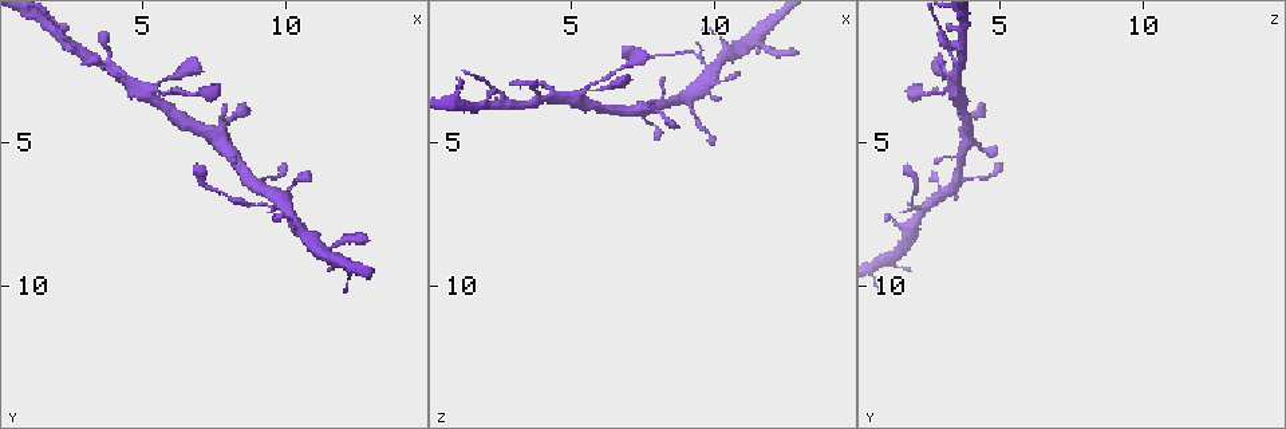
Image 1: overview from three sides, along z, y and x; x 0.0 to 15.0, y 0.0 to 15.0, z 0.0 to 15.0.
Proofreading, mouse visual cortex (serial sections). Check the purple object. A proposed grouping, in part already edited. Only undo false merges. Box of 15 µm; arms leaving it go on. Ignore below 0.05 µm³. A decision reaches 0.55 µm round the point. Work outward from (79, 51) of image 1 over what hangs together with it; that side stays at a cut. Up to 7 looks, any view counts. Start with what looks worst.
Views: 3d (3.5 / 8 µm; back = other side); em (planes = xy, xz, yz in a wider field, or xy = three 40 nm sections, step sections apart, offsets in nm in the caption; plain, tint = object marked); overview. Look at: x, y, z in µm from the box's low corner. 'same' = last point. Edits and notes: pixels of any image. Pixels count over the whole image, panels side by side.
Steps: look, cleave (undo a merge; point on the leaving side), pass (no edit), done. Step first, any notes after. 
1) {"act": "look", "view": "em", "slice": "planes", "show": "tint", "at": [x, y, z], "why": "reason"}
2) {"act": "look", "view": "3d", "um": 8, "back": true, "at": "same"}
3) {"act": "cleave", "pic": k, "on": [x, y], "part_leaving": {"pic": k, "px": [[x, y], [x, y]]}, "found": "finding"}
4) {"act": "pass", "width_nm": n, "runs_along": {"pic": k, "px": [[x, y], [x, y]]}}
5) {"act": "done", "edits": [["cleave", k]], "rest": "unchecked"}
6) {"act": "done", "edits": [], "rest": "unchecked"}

{"act": "look", "view": "3d", "um": 3.5, "at": [4.1, 2.6, 3.4], "why": "sudden change in width"}

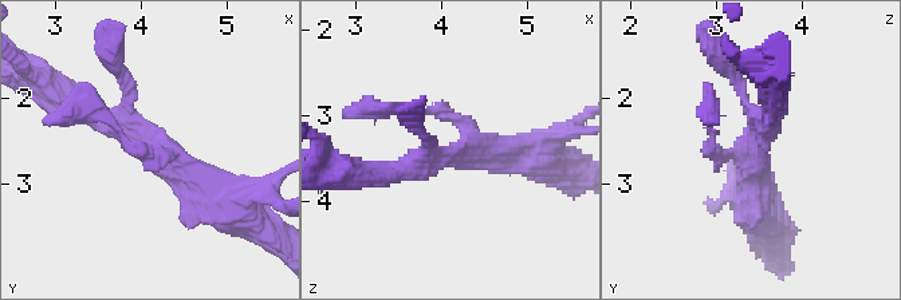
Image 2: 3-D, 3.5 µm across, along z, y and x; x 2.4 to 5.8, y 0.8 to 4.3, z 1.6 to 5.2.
{"act": "look", "view": "em", "slice": "xy", "step": 2, "show": "tint", "at": [4.20, 2.65, 3.50]}

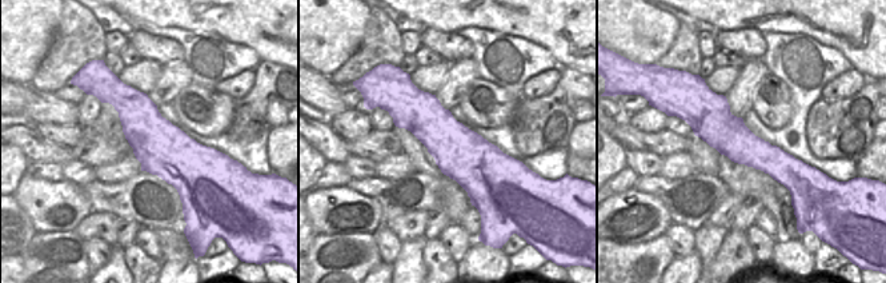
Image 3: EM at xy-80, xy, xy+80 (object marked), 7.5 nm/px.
{"act": "pass", "runs_along": {"pic": 2, "px": [[85, 110], [232, 200]]}, "found": "one cell here"}

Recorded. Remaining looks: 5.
{"act": "look", "view": "3d", "um": 3.5, "at": [7.3, 4.7, 3.9]}

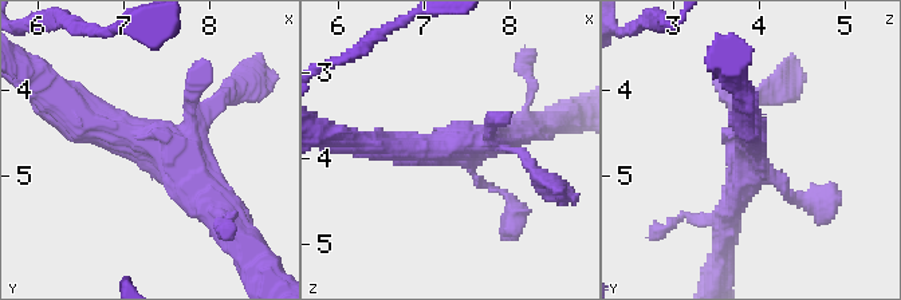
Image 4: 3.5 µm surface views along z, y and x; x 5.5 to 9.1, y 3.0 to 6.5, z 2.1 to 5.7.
{"act": "look", "view": "em", "slice": "xy", "step": 1, "show": "tint", "at": [7.40, 4.65, 3.85]}

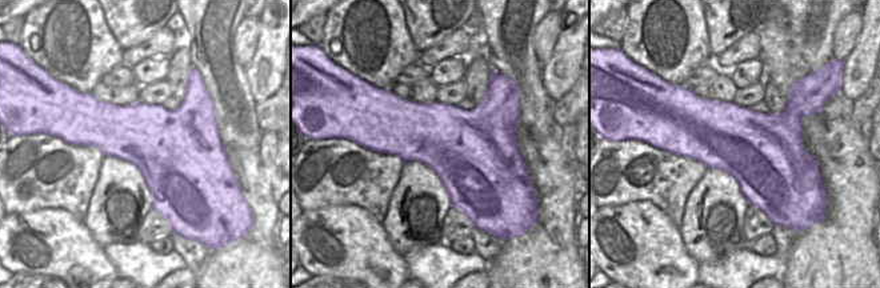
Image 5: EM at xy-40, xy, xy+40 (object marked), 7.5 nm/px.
{"act": "pass", "runs_along": {"pic": 4, "px": [[77, 115], [148, 135], [217, 213]]}, "found": "continuous, no second cell"}

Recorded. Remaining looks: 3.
{"act": "look", "view": "em", "slice": "xy", "step": 2, "show": "tint", "at": [10.0, 7.2, 2.5], "why": "two arms in line, one across"}

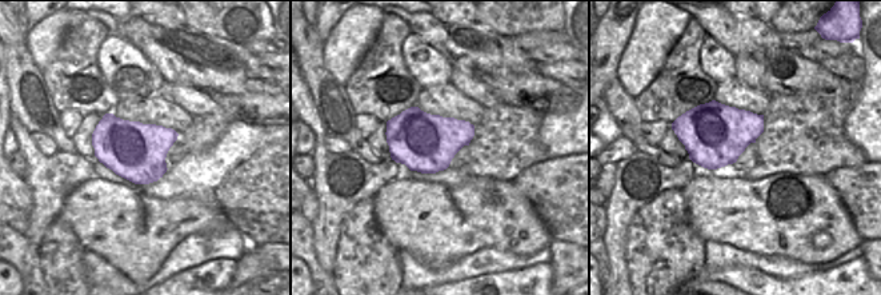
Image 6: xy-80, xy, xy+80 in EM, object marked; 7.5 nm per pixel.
{"act": "look", "view": "3d", "um": 3.5, "at": "same"}

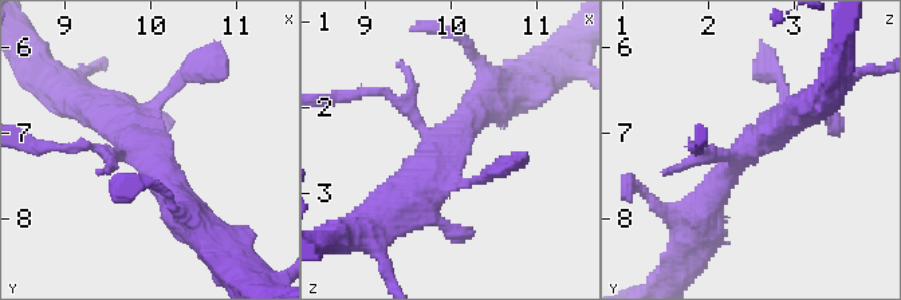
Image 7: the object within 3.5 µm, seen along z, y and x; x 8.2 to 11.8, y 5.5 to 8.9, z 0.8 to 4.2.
{"act": "pass", "arms": 3, "runs_along": {"pic": 7, "px": [[809, 106], [743, 152], [703, 213]]}, "found": "one cell here"}

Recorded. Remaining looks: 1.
{"act": "done", "edits": [], "rest": "unchecked"}

